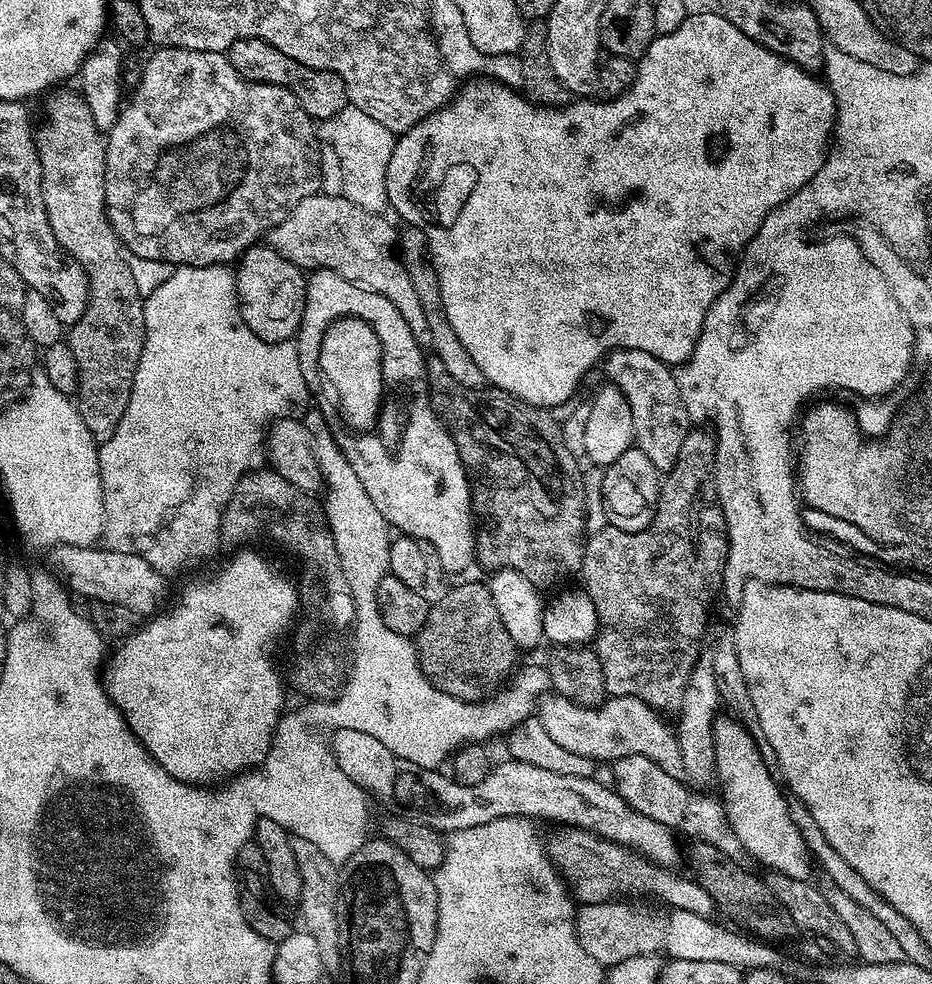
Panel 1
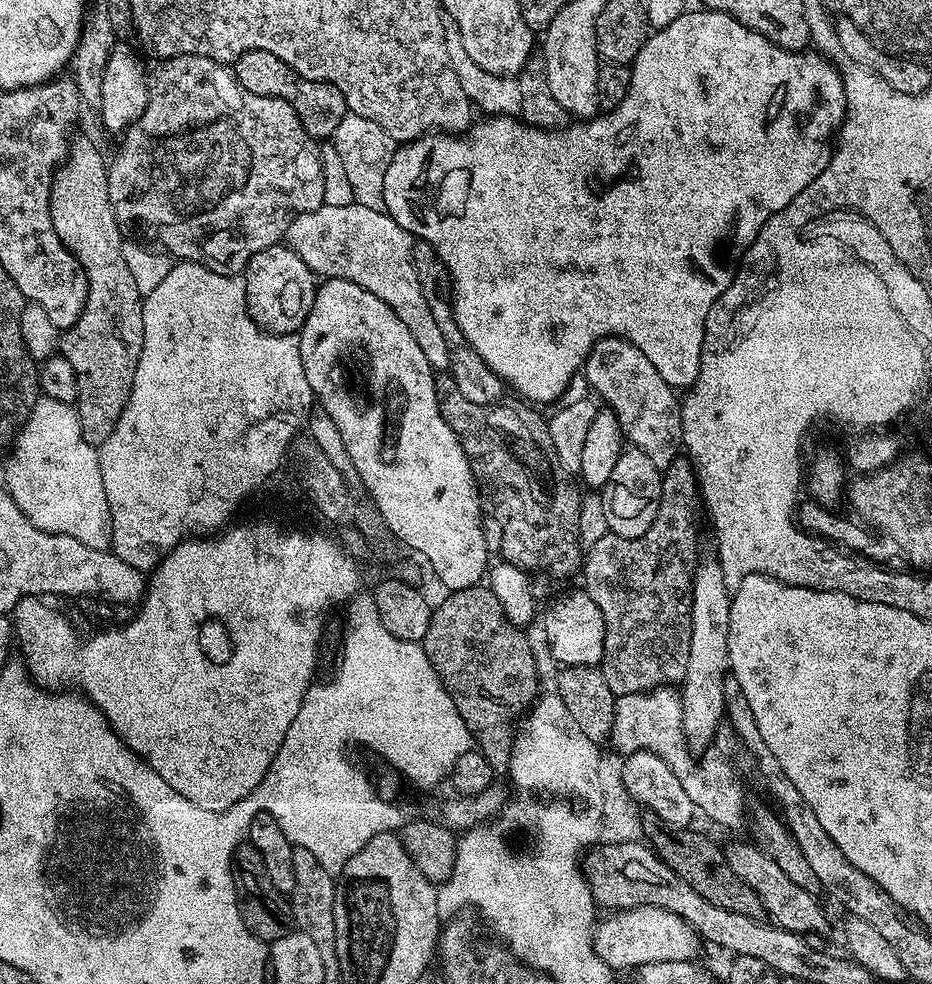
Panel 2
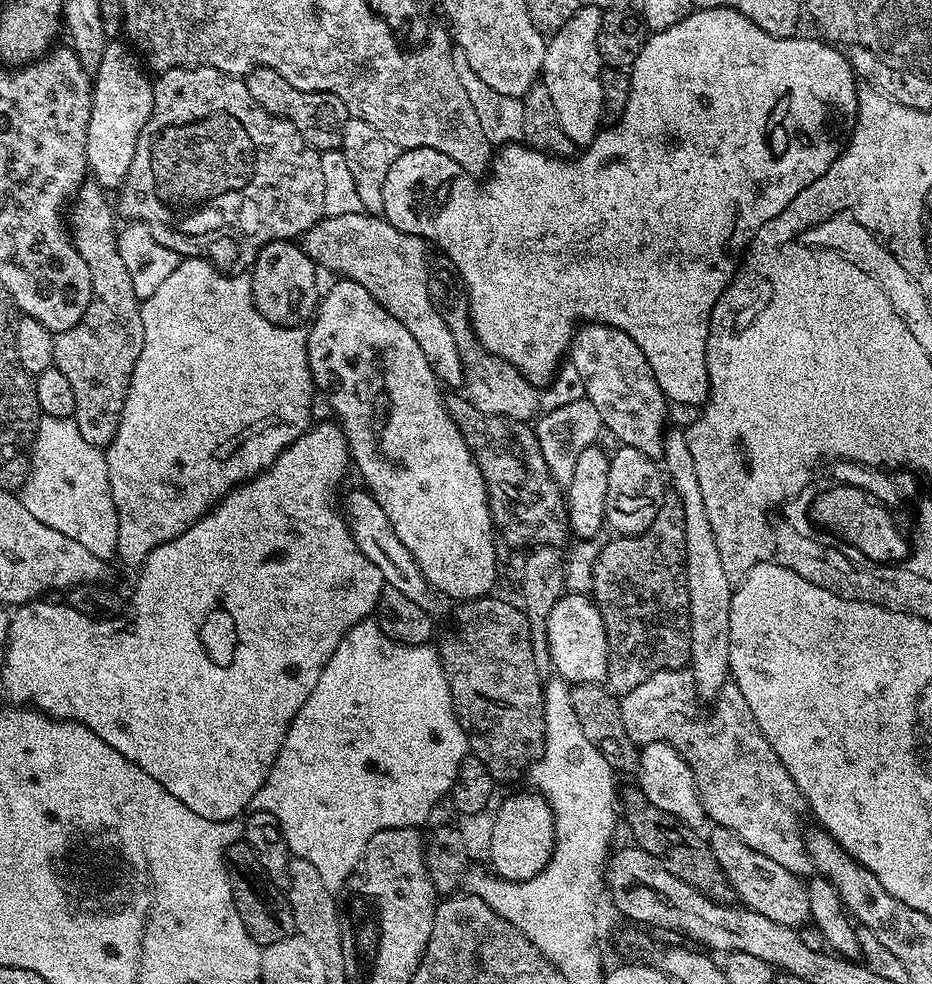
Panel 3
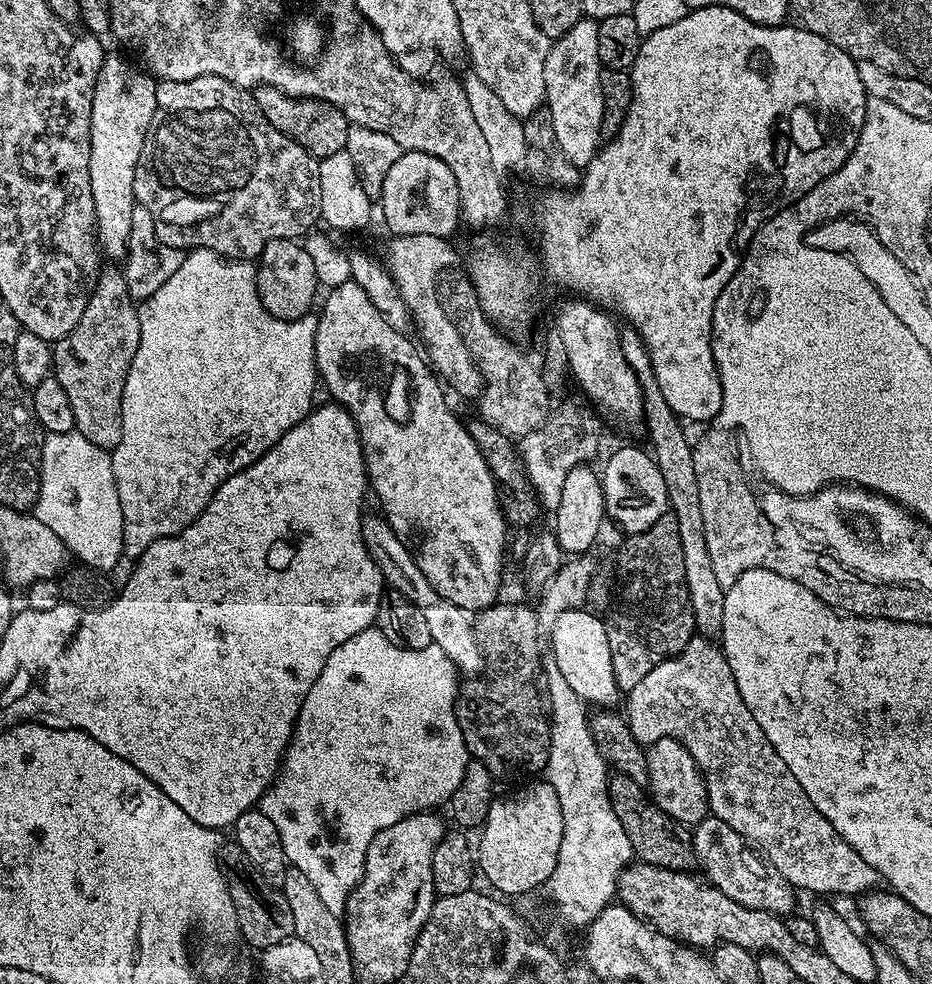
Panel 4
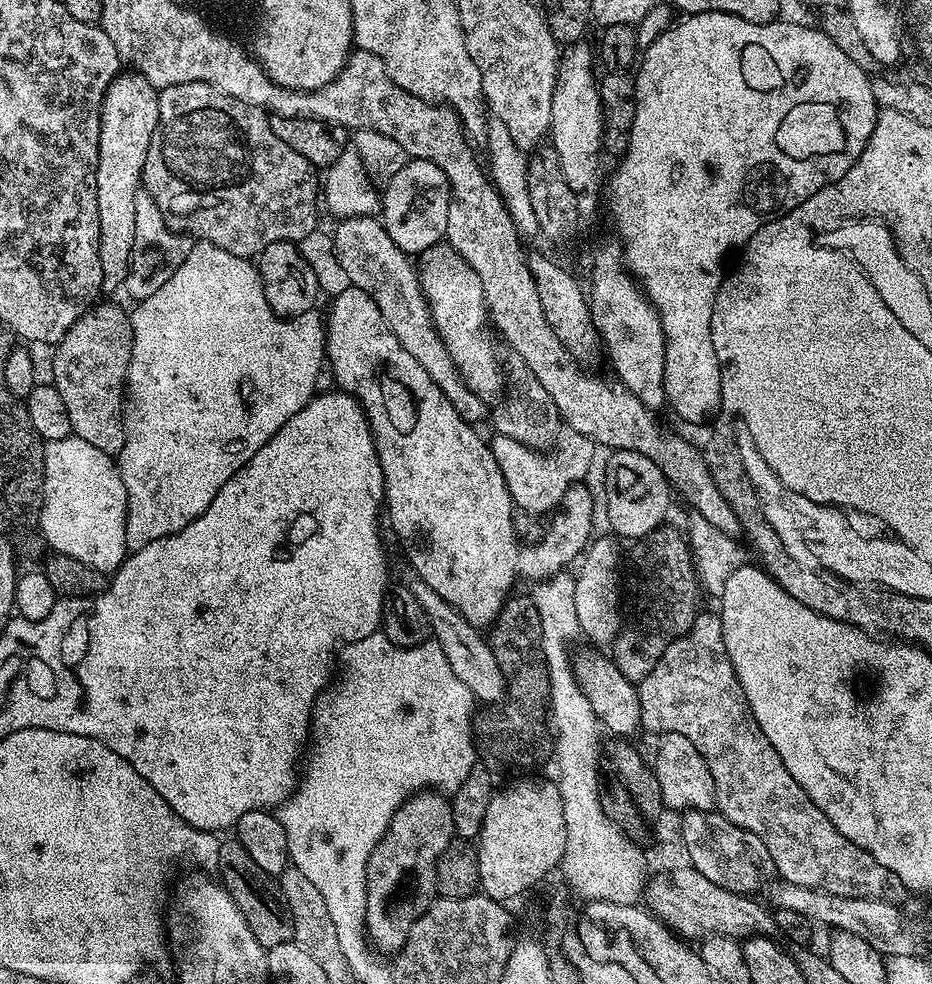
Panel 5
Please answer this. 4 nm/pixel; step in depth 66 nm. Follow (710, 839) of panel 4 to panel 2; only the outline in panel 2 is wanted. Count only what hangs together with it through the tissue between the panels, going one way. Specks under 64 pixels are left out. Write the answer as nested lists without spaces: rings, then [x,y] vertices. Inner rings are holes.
[[[752,842],[727,845],[724,848],[724,857],[730,870],[734,870],[734,874],[738,874],[738,878],[742,878],[742,882],[746,882],[746,886],[750,886],[750,890],[754,890],[754,894],[758,894],[765,913],[780,928],[800,935],[810,932],[827,933],[830,930],[824,910],[816,900],[818,898],[813,893],[802,890],[802,886],[797,886],[782,871],[782,866],[778,866],[778,862],[774,862],[763,848]]]

